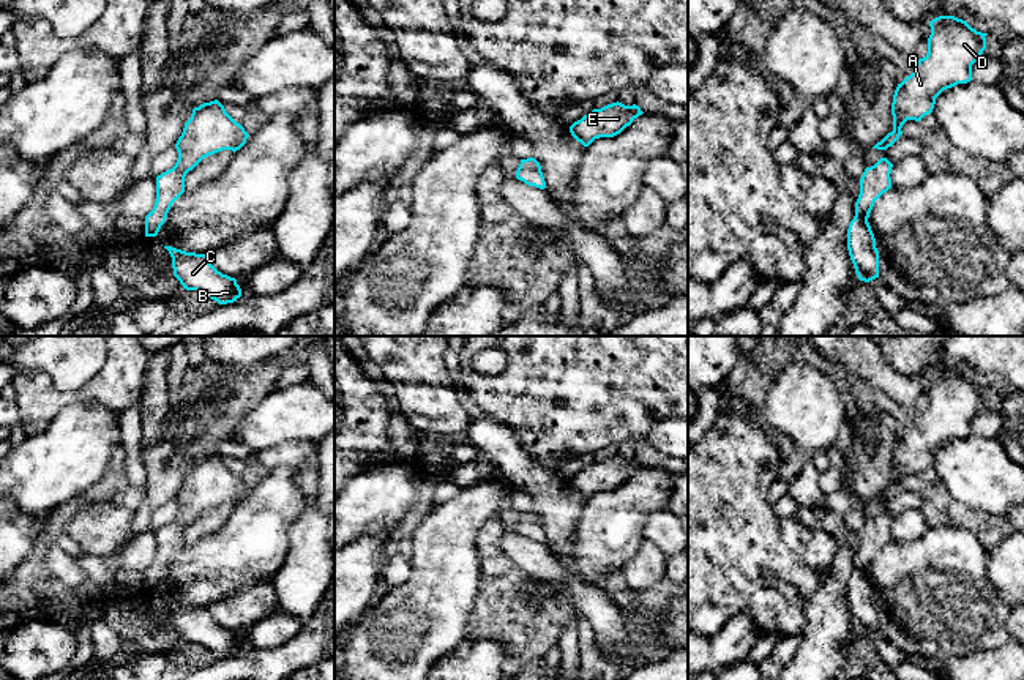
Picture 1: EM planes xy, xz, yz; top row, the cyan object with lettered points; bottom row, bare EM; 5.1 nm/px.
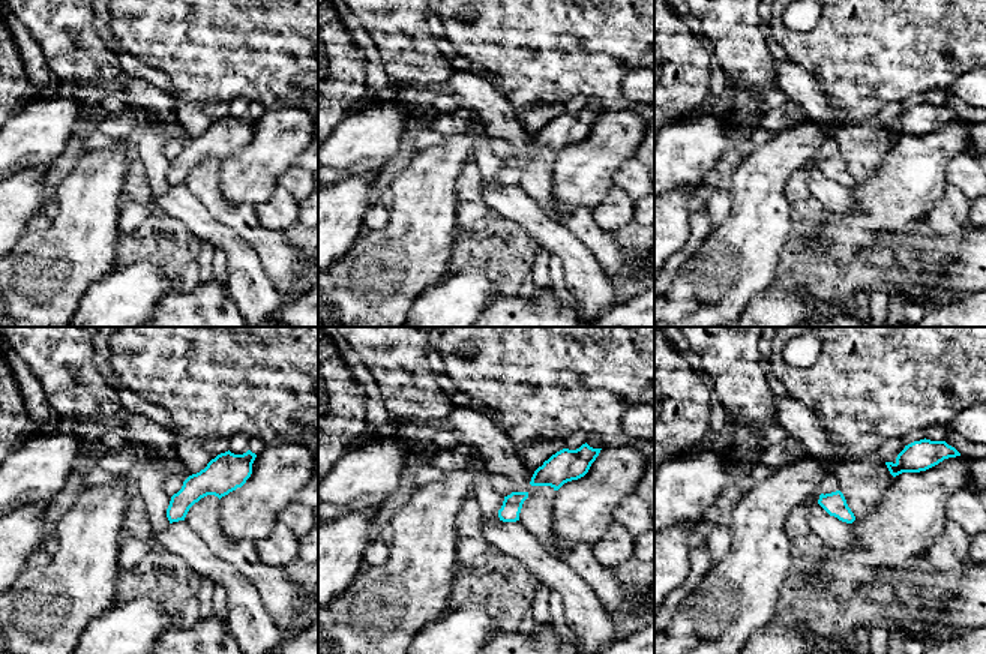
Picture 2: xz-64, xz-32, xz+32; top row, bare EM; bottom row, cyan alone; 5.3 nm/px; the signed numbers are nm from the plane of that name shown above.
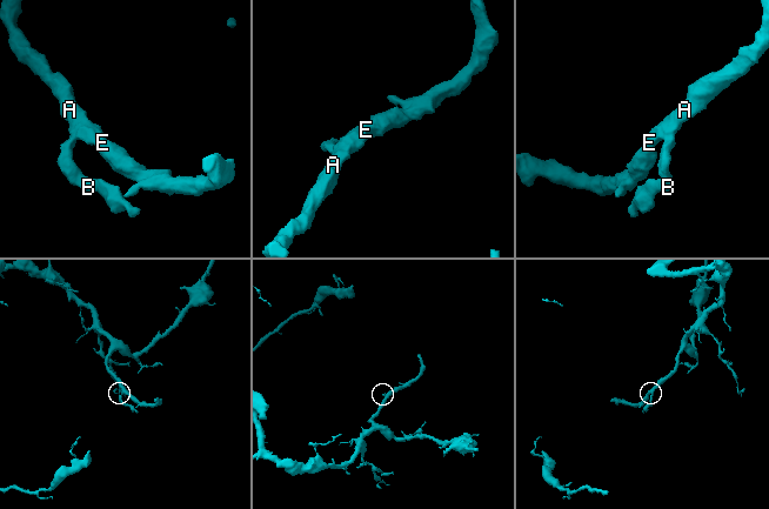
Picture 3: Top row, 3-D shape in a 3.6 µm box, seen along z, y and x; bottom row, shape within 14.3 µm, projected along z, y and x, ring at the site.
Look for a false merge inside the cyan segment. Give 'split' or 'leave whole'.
leave whole

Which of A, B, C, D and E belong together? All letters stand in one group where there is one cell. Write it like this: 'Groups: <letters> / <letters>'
Groups: A B C D E

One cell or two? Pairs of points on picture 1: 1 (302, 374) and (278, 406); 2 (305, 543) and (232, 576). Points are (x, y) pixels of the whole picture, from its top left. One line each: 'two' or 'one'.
1: two
2: two

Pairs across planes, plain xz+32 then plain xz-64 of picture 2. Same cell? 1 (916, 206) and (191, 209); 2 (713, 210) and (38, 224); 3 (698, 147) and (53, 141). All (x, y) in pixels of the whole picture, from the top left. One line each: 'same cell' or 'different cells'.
1: different cells
2: same cell
3: same cell

